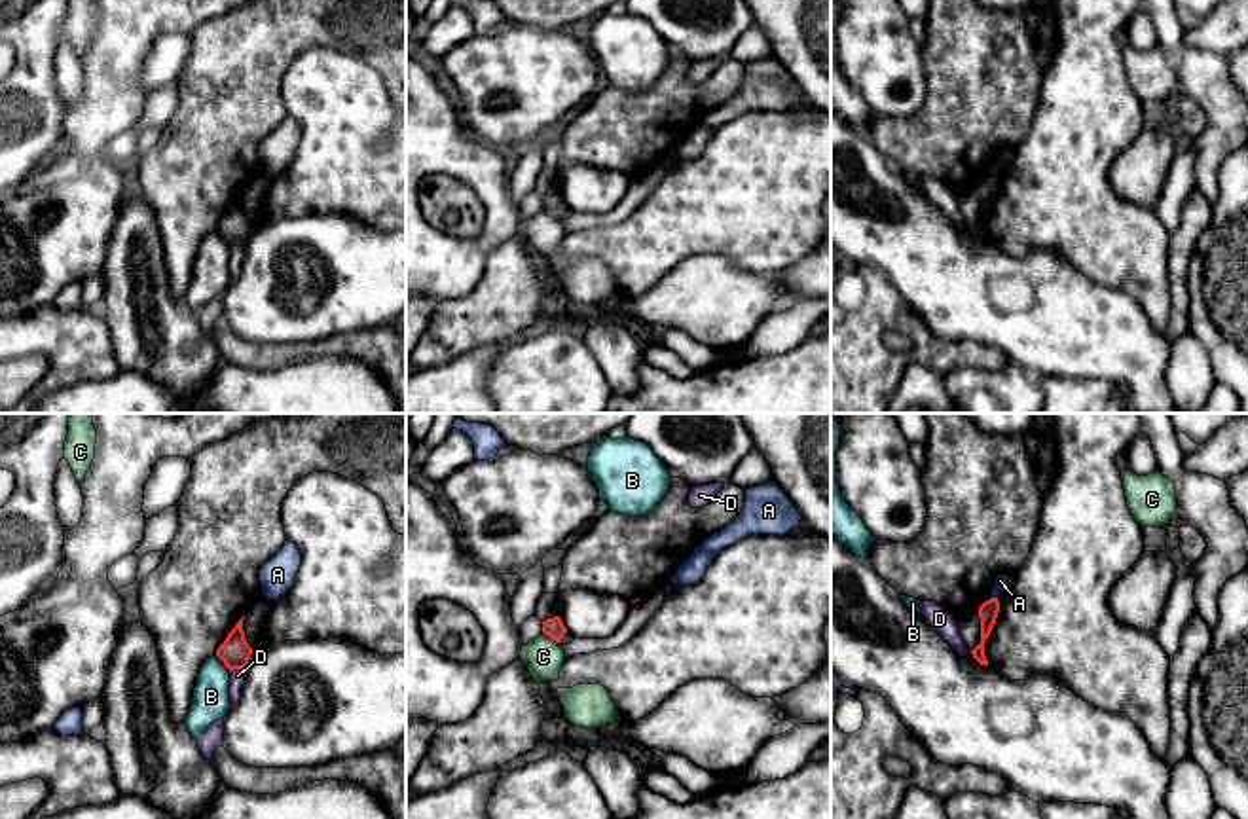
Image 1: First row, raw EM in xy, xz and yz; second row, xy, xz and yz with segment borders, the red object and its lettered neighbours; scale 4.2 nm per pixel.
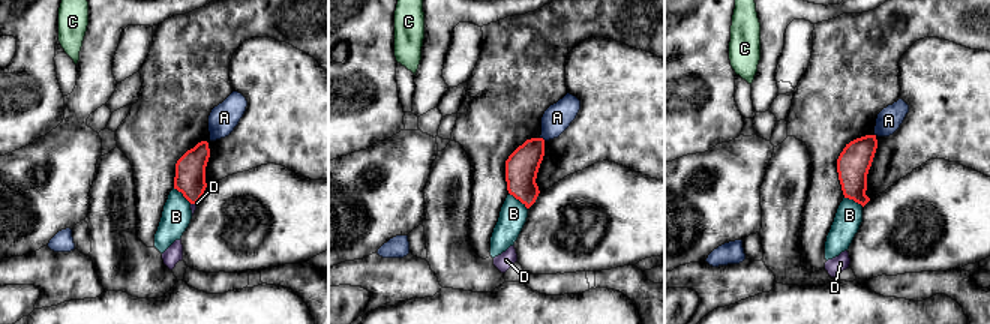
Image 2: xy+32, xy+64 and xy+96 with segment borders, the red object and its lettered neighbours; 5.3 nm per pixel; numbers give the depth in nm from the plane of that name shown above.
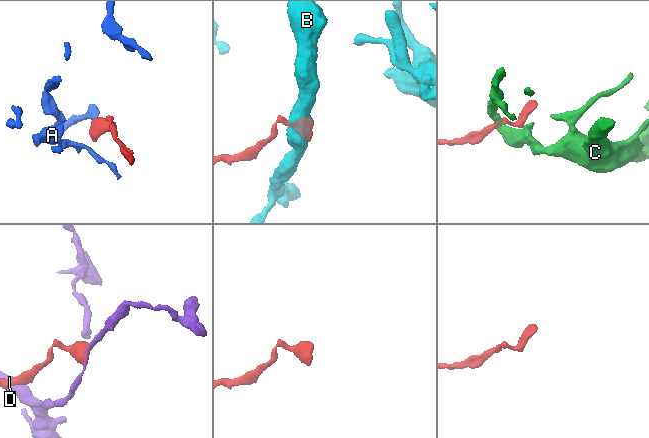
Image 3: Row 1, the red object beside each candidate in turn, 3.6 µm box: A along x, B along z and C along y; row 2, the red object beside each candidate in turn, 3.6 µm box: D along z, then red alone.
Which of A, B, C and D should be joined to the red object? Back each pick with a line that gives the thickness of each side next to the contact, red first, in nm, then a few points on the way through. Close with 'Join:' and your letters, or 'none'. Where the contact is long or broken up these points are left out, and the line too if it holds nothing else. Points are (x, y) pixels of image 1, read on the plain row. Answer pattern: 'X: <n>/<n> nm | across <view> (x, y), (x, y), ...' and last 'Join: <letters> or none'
A: 80/50 nm | across yz (989, 186), (992, 173), (1000, 156)
Join: A

